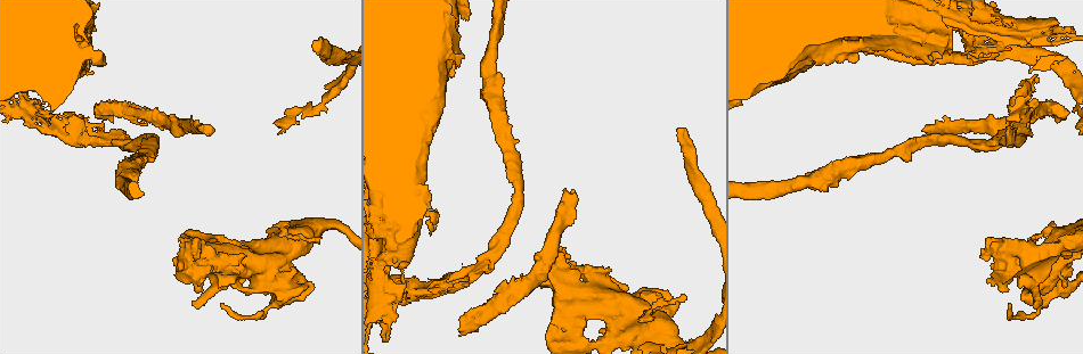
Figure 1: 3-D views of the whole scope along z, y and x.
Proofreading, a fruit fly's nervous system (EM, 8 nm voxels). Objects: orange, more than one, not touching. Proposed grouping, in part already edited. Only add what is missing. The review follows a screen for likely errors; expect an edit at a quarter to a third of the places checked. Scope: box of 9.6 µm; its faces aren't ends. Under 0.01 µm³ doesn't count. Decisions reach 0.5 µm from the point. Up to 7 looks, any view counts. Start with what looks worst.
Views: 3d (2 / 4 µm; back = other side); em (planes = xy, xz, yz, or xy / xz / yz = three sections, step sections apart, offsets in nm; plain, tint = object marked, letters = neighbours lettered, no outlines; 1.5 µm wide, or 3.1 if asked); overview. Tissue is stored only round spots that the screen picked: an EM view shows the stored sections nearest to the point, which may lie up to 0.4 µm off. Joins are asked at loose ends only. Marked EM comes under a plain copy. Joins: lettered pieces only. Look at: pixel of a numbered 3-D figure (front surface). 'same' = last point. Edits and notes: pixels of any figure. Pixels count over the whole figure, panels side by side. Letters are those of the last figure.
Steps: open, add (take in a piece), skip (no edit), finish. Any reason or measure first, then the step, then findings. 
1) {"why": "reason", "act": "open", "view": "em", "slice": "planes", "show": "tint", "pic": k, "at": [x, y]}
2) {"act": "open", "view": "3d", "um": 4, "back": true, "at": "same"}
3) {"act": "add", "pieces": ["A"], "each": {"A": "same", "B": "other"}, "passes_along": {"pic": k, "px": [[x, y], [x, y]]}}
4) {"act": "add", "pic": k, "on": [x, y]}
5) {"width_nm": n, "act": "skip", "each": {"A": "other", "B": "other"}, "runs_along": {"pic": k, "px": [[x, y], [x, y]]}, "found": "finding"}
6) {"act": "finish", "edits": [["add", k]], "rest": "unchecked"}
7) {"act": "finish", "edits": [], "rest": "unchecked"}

{"act": "open", "view": "3d", "um": 4, "pic": 1, "at": [208, 136]}

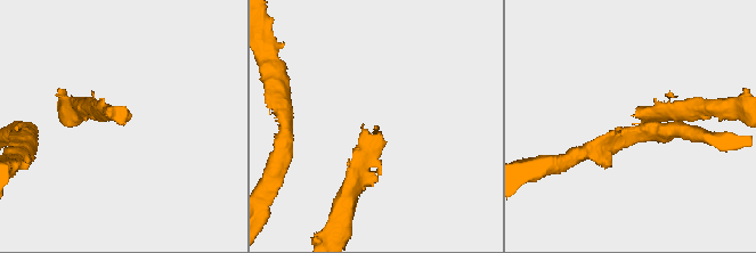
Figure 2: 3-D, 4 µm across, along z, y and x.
{"why": "shape alone is not enough", "act": "open", "view": "em", "slice": "yz", "step": 4, "show": "letters", "pic": 2, "at": [120, 123]}

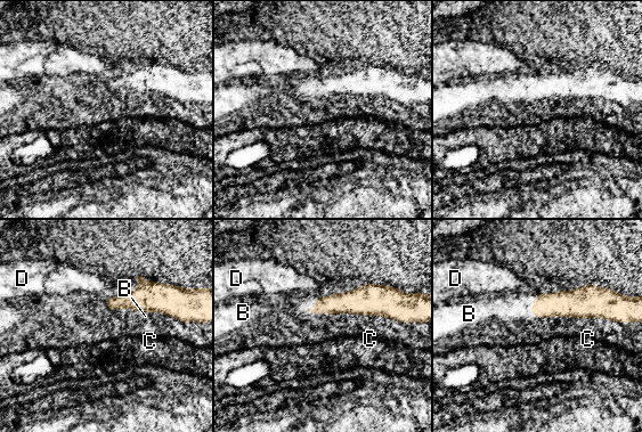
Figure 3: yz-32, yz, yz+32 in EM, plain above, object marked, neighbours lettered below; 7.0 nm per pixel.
{"act": "skip", "each": {"B": "other", "C": "other", "D": "other"}, "border": {"pic": 3, "px": [[306, 310], [341, 314]]}, "found": "none of them fits"}

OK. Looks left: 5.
{"why": "an open end", "act": "open", "view": "em", "slice": "xy", "step": 8, "show": "letters", "pic": 1, "at": [94, 112]}

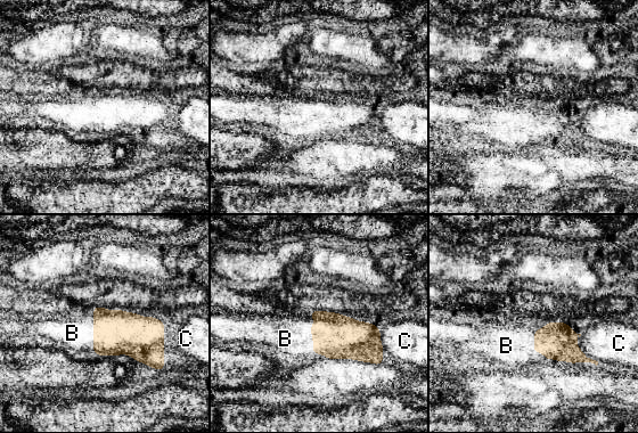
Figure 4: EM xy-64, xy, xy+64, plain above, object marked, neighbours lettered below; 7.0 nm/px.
{"act": "add", "pieces": ["B"], "each": {"B": "same", "C": "other"}, "found": "the neuron continues"}

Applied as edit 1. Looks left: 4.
{"act": "open", "view": "overview"}

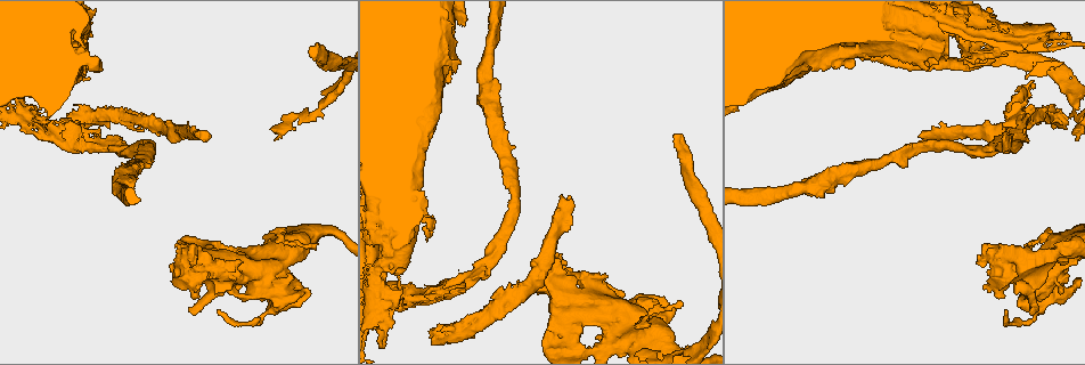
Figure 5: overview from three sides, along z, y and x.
{"why": "branch stops here", "act": "open", "view": "em", "slice": "yz", "step": 4, "show": "letters", "pic": 5, "at": [557, 254]}

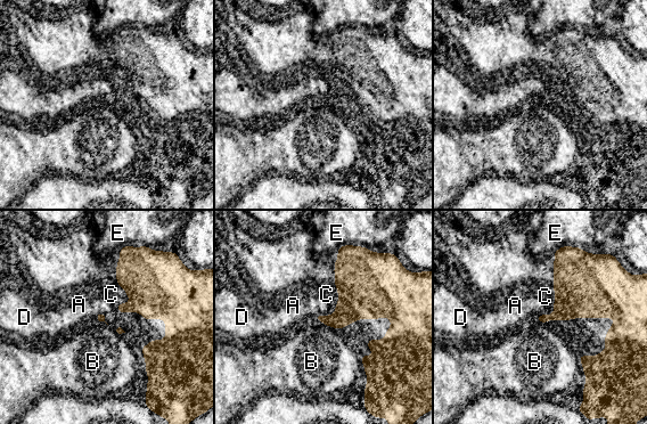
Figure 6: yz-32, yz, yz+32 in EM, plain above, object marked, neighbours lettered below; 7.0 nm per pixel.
{"act": "skip", "each": {"A": "other", "B": "other", "C": "other", "D": "other", "E": "other"}, "border": {"pic": 6, "px": [[117, 251], [116, 310], [144, 318]]}, "found": "no lettered piece goes on from it"}

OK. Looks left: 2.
{"act": "finish", "edits": [["add", 4]], "rest": "unchecked"}

